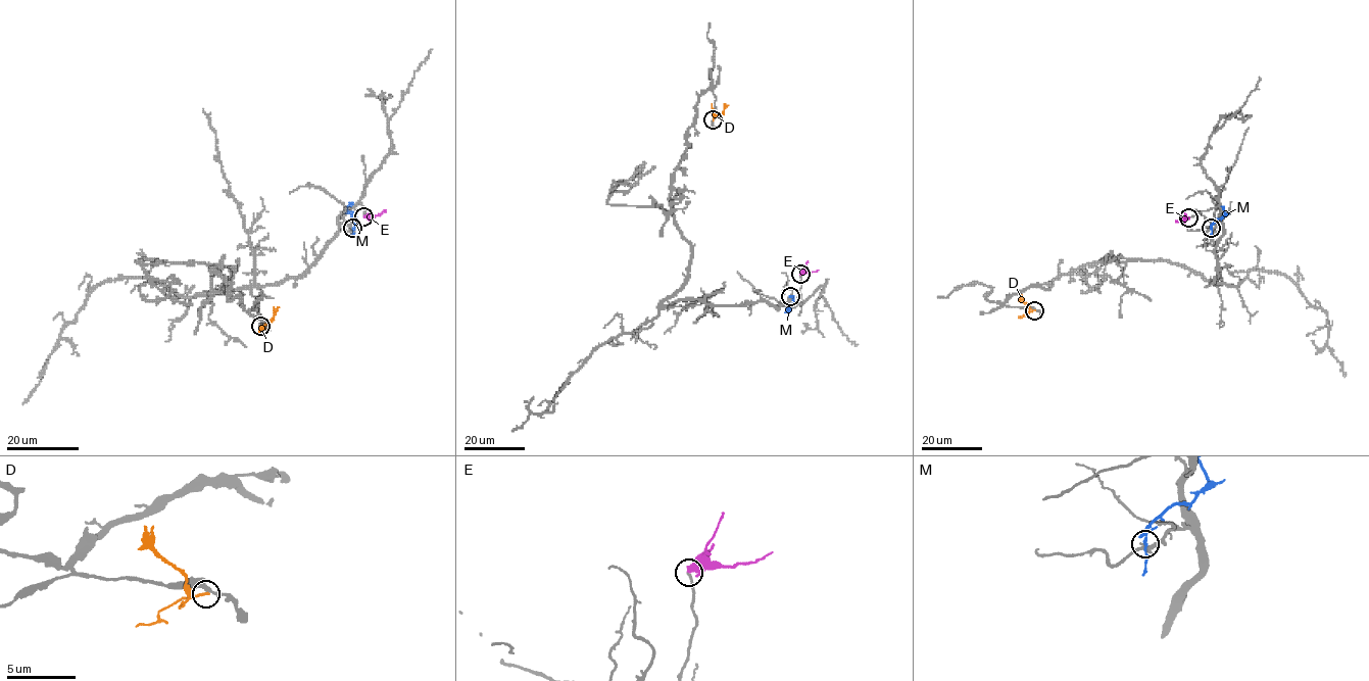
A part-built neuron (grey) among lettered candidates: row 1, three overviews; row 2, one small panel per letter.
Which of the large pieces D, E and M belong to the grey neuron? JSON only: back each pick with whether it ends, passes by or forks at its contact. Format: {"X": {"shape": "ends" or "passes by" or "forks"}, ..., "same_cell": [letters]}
{"same_cell": []}

